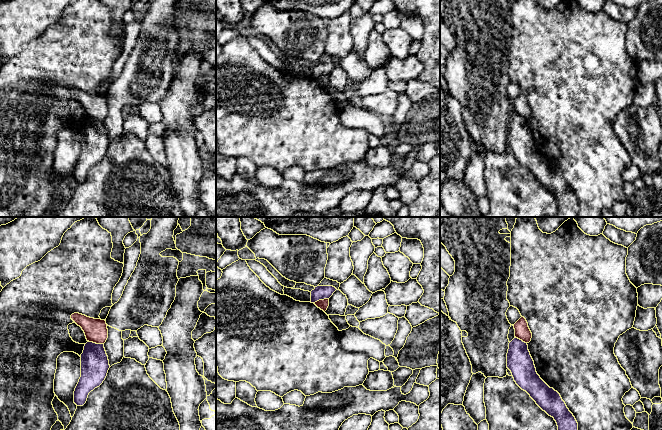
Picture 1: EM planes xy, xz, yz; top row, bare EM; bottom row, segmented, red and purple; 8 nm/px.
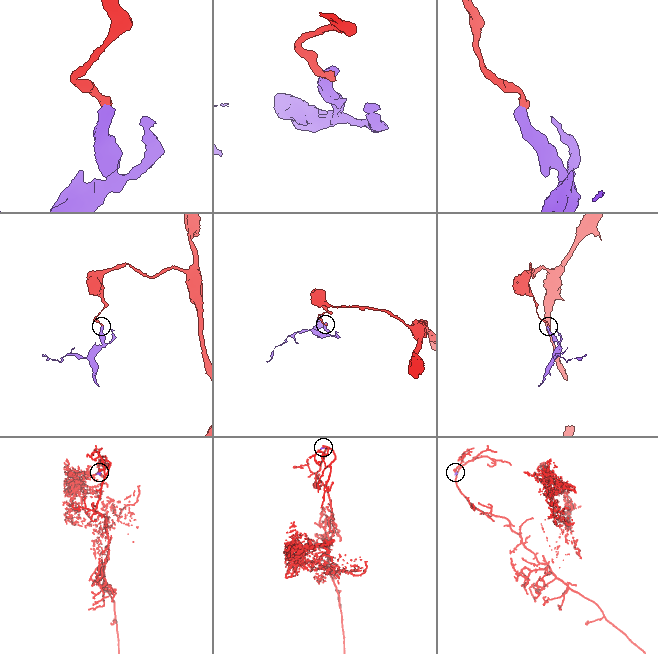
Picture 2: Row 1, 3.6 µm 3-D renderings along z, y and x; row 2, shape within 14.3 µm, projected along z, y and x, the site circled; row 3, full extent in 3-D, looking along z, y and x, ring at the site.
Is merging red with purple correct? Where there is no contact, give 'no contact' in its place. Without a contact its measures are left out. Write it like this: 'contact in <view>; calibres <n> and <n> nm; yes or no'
contact in xy; calibres 180 and 220 nm; no

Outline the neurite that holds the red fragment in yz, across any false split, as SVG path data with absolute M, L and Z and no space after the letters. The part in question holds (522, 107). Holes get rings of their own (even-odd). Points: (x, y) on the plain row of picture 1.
M521 93L515 100L515 113L525 119L529 119L532 114L532 109L528 103L528 99L524 93Z

